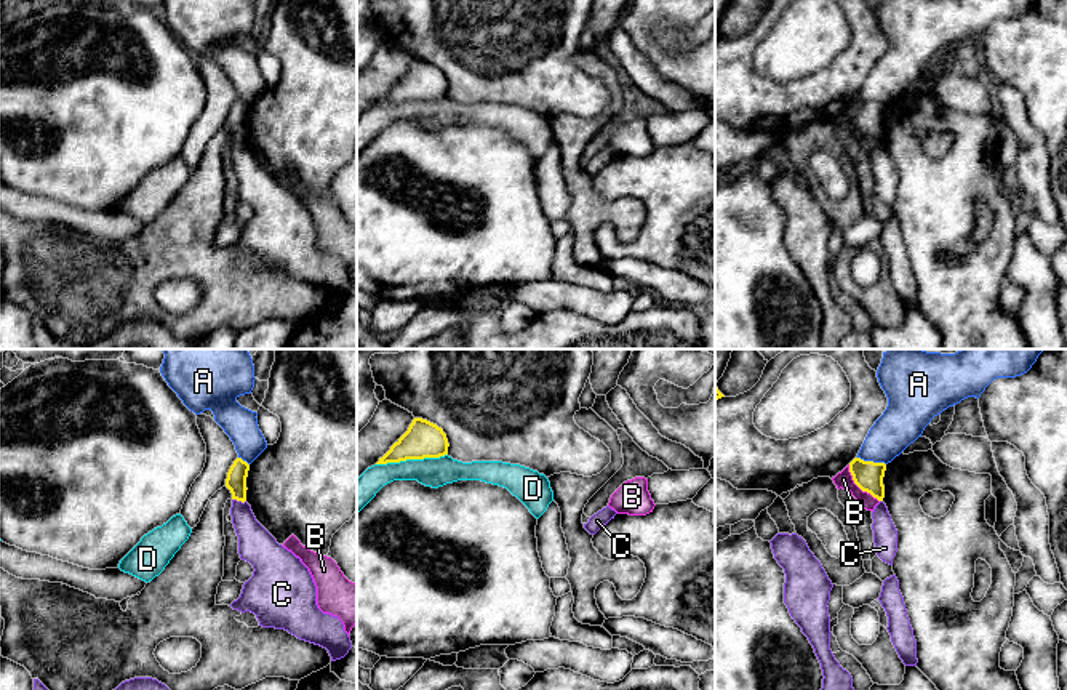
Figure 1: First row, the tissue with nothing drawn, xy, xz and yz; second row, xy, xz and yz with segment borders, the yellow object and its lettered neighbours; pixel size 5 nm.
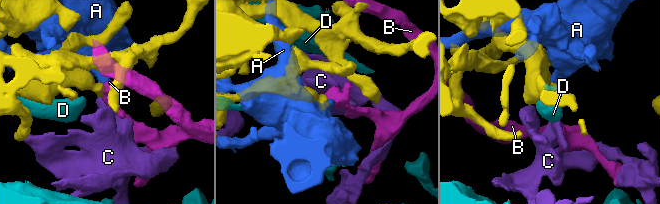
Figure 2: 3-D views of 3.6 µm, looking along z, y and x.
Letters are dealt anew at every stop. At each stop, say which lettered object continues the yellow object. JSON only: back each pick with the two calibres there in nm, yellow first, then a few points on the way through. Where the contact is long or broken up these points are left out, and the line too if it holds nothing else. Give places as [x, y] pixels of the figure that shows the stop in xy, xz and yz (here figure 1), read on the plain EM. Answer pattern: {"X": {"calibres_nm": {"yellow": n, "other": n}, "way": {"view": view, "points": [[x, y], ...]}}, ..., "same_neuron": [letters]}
{"same_neuron": []}

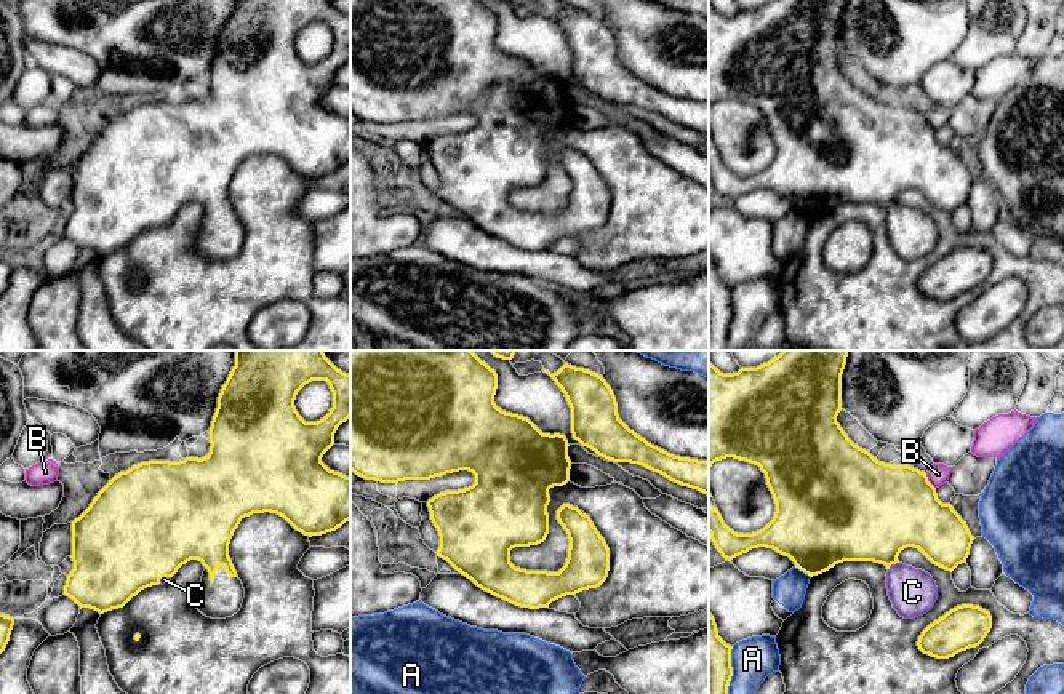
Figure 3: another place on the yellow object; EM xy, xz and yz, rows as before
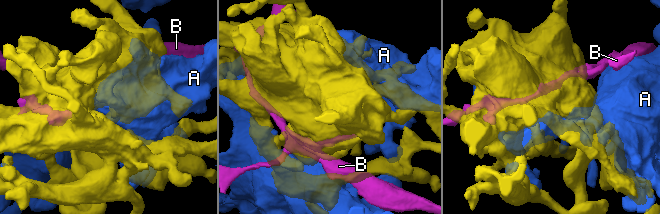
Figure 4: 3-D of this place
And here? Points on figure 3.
{"C": {"calibres_nm": {"yellow": 440, "other": 240}, "way": {"view": "yz", "points": [[874, 159], [879, 179], [892, 205], [912, 234]]}}, "same_neuron": ["C"]}

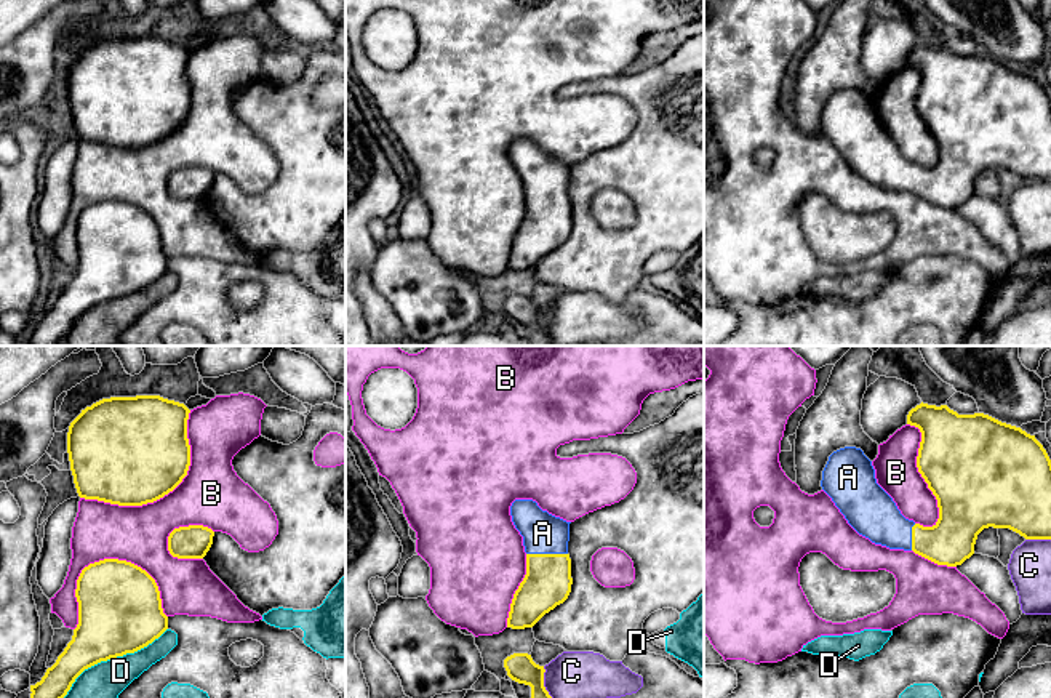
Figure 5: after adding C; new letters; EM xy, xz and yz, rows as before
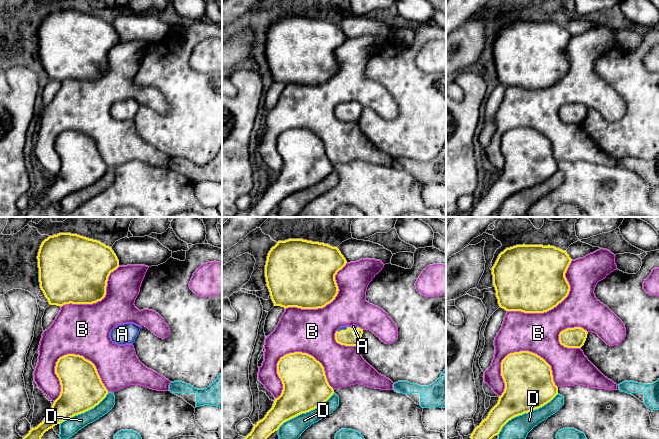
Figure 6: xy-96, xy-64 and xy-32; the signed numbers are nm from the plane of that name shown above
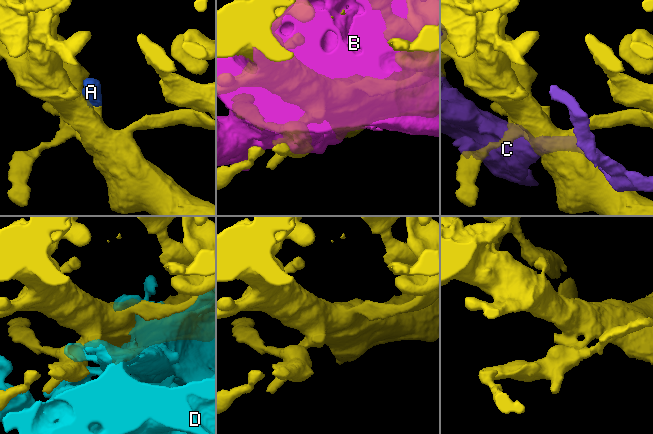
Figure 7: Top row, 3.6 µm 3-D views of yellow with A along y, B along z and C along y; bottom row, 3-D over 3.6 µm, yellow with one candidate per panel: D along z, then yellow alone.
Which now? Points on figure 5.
{"A": {"calibres_nm": {"yellow": 240, "other": 200}}, "same_neuron": ["A"]}

